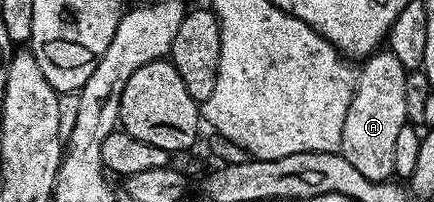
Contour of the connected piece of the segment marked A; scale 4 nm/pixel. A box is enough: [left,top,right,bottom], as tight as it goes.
[339,48,409,182]

